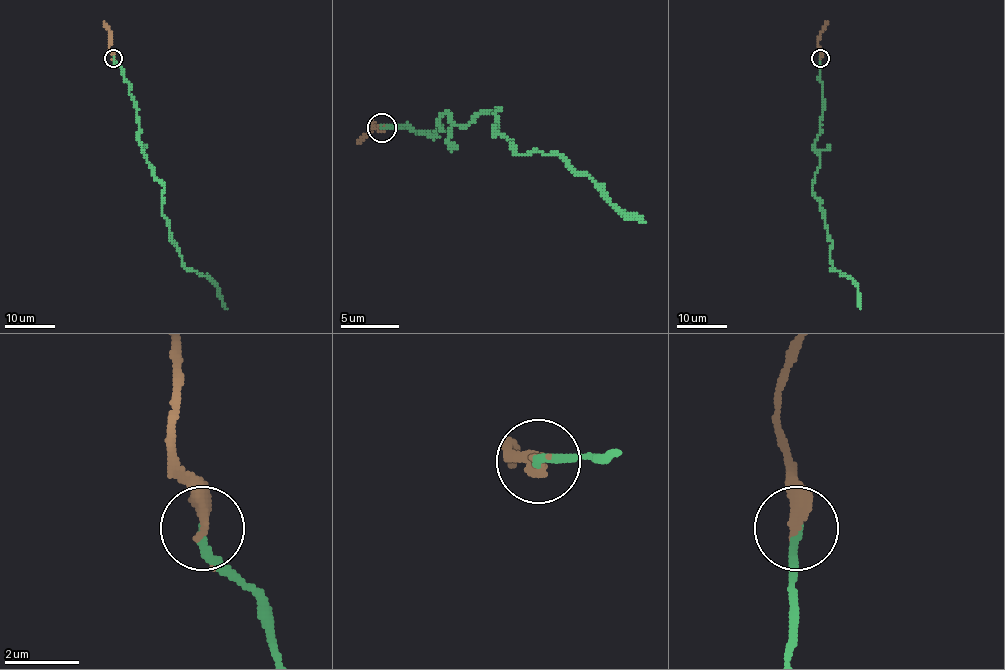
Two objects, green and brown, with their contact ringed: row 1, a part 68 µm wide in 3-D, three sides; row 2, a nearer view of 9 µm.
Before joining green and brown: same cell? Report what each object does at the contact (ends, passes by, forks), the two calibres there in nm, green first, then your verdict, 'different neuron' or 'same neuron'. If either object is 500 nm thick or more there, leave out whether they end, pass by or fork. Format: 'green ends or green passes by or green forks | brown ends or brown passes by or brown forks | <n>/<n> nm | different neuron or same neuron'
green ends | brown ends | 200/380 nm | same neuron

